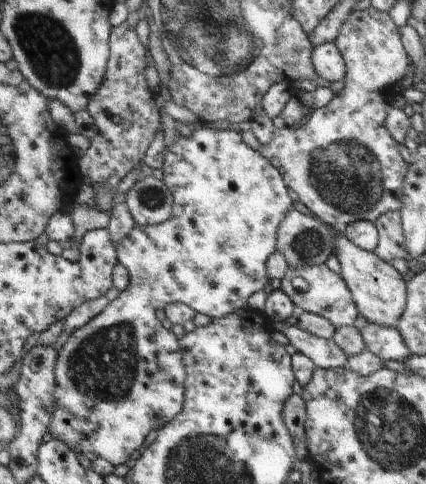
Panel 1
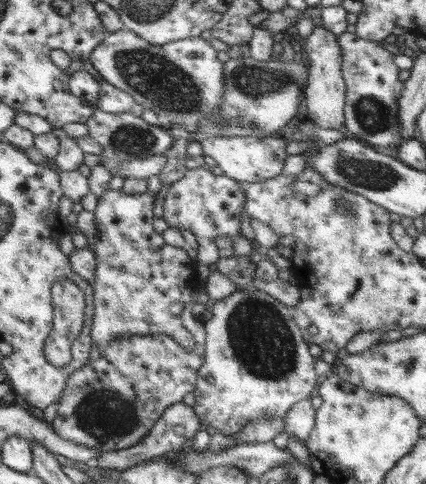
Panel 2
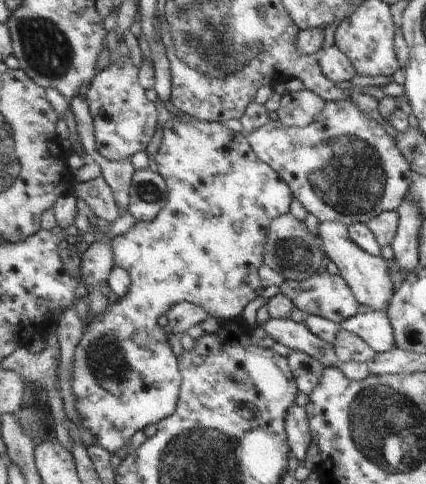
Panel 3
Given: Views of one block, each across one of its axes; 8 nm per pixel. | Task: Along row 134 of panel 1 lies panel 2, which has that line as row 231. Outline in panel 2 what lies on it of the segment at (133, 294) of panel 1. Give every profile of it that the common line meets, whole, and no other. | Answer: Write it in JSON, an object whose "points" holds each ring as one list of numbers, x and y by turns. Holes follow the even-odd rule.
{"points":[[207,166,189,170,183,180,175,182,167,196,163,206,163,220,169,224,169,228,185,228,191,230,197,236,199,250,195,256,197,264,217,264,219,262,219,246,215,244,217,236,229,236,231,242,239,242,241,236,241,218,247,206,247,194,241,190,239,182,227,176,215,176]]}

